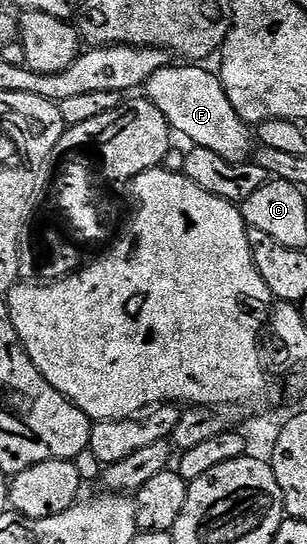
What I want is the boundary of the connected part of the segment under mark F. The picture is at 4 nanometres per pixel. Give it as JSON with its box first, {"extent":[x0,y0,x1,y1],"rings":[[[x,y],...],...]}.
{"extent":[145,65,253,163],"rings":[[[168,65],[157,69],[153,77],[149,77],[145,84],[145,98],[165,117],[165,121],[170,125],[172,132],[176,136],[184,135],[188,139],[188,144],[213,149],[217,157],[225,157],[225,161],[230,163],[246,163],[253,155],[253,131],[252,128],[239,116],[237,109],[229,101],[229,97],[223,92],[223,82],[219,79],[214,70],[206,71],[203,65],[179,65],[174,67]]]}

